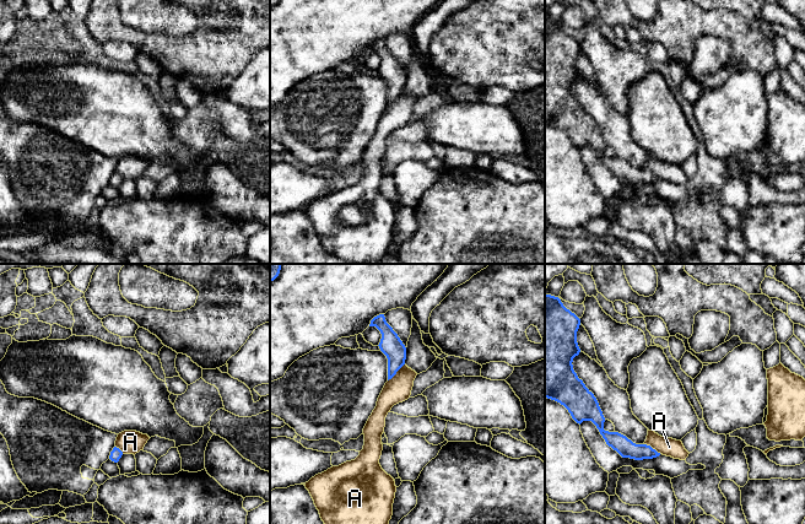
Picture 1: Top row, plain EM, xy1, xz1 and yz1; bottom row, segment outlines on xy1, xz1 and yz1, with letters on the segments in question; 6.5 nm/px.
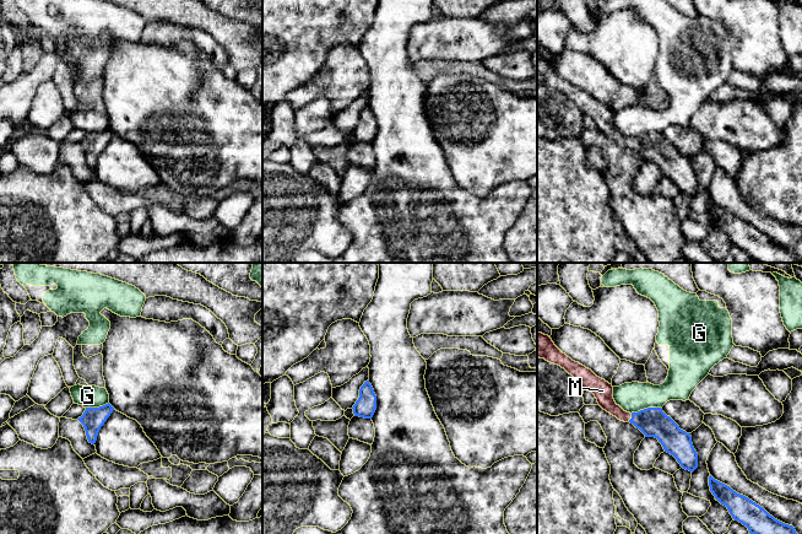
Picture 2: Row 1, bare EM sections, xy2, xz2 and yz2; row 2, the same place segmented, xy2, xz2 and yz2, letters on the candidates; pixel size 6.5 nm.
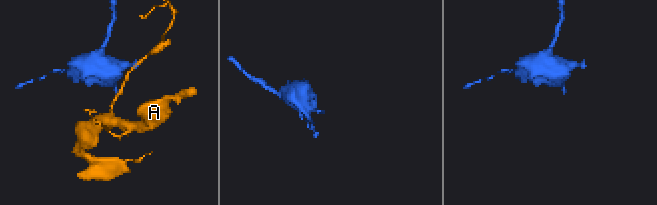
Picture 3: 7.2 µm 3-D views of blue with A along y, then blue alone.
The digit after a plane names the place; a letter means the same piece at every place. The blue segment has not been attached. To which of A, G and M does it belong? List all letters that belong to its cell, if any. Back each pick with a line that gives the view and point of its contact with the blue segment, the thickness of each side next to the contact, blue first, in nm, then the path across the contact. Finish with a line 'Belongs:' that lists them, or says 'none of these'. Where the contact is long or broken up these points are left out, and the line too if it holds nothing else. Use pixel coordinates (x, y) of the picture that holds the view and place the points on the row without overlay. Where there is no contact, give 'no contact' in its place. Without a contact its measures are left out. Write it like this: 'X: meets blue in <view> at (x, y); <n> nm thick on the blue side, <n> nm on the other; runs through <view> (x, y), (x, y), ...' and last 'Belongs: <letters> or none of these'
M: meets blue in yz2 at (632, 143); 190 nm thick on the blue side, 130 nm on the other; runs through yz2 (653, 146), (632, 143), (618, 138), (603, 117)
Belongs: M

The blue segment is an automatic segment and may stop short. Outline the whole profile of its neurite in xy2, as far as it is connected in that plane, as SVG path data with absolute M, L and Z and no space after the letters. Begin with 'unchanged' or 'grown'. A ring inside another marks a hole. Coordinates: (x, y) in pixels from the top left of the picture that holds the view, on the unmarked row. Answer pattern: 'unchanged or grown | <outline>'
unchanged | M108 128L99 133L86 133L83 140L77 145L83 150L90 168L94 169L98 157L114 133Z

